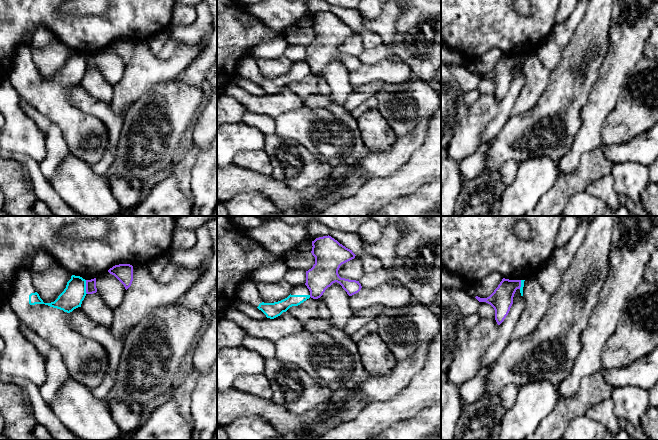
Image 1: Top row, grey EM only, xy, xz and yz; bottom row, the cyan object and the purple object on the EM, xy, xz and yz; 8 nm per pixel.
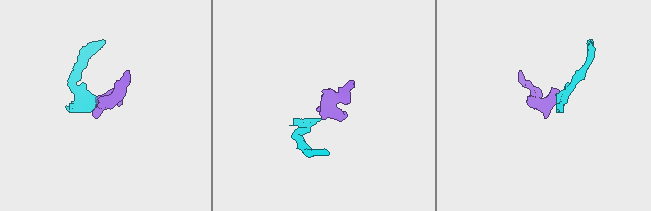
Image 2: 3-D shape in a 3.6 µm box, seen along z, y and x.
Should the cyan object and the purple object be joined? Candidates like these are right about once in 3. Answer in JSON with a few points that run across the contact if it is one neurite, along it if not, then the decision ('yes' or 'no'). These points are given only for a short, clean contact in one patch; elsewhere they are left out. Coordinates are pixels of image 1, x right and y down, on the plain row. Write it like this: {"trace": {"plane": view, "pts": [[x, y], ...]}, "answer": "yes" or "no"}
{"trace": {"plane": "xy", "pts": [[85, 56], [85, 67], [87, 69]]}, "answer": "no"}

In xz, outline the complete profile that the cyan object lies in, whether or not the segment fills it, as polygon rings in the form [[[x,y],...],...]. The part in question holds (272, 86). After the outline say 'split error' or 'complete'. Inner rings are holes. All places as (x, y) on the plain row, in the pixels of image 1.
[[[250,53],[244,55],[236,68],[236,78],[255,82],[261,86],[267,94],[274,95],[286,88],[292,82],[298,82],[310,74],[310,67],[306,61],[293,62],[290,71],[278,78],[264,79],[260,74],[256,60]]] | split error

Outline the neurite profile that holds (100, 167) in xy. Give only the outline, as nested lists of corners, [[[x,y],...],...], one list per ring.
[[[117,145],[107,151],[100,161],[91,163],[90,167],[96,174],[104,175],[111,164],[115,161],[117,155]]]

